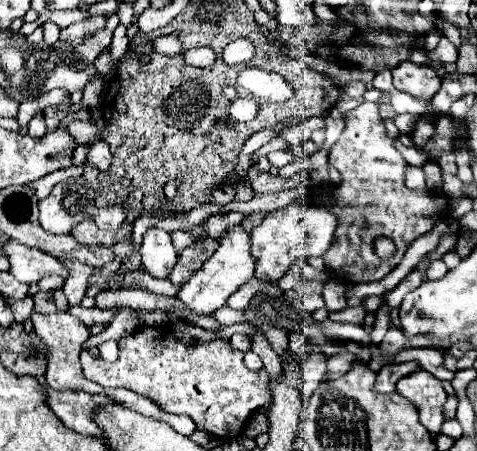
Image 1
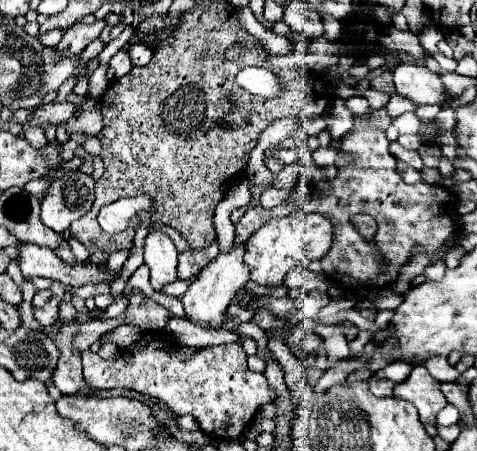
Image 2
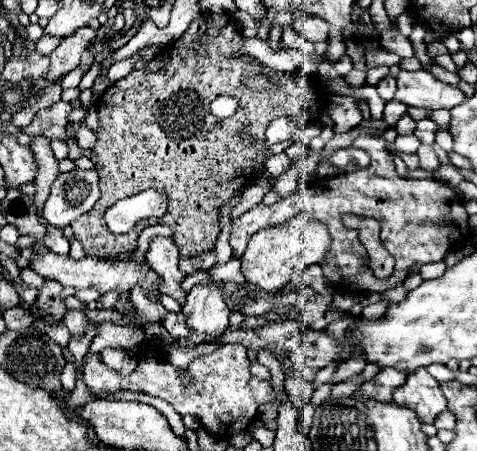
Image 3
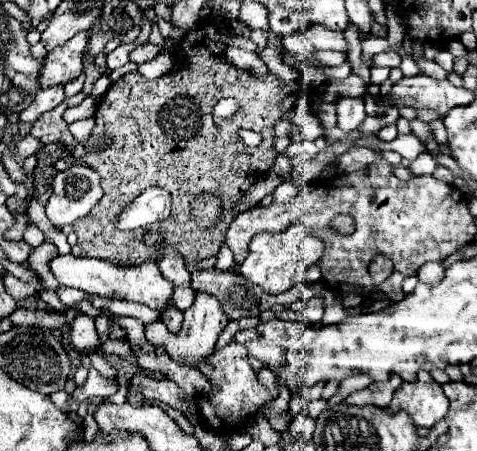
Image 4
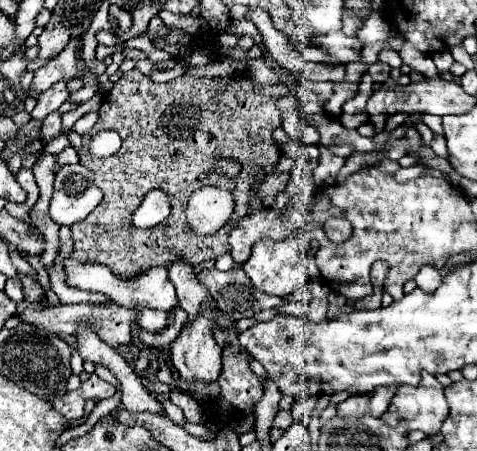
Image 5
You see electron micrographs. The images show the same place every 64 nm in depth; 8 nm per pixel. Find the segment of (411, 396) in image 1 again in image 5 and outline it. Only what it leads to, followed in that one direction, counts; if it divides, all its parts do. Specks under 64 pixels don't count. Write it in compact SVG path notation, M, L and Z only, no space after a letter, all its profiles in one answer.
M400 386L382 416L384 422L406 422L406 430L422 430L424 434L438 434L448 416L448 404L442 390L436 388L404 388Z

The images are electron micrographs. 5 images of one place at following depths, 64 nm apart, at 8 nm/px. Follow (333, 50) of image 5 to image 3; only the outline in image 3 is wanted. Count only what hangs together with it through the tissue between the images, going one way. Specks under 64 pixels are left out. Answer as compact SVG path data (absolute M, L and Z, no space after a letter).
M298 16L294 28L308 42L328 42L328 38L332 34L330 26L324 20L316 18L316 16Z

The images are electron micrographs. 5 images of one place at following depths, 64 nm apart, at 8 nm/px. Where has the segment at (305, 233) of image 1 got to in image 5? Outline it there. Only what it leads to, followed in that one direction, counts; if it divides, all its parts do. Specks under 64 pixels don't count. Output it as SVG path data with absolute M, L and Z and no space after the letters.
M290 236L288 240L282 240L282 242L264 238L264 240L254 244L252 256L244 264L244 272L248 274L248 278L252 280L252 284L260 292L272 294L272 296L288 296L290 292L296 290L296 284L306 284L308 282L306 262L308 260L306 260L306 252L302 250L302 238Z

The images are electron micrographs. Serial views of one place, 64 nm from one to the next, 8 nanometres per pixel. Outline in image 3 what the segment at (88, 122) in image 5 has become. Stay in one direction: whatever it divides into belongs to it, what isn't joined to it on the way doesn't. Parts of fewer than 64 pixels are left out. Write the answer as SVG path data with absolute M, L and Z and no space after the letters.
M74 124L74 136L76 136L76 141L81 148L93 148L94 142L96 142L96 134L86 128L84 124Z

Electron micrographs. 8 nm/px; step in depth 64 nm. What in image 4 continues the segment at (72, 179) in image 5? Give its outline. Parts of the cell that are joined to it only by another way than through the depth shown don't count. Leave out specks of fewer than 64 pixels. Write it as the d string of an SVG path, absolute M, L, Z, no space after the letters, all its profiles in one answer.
M74 164L58 172L52 186L46 216L58 228L84 218L102 198L98 174L84 164Z

